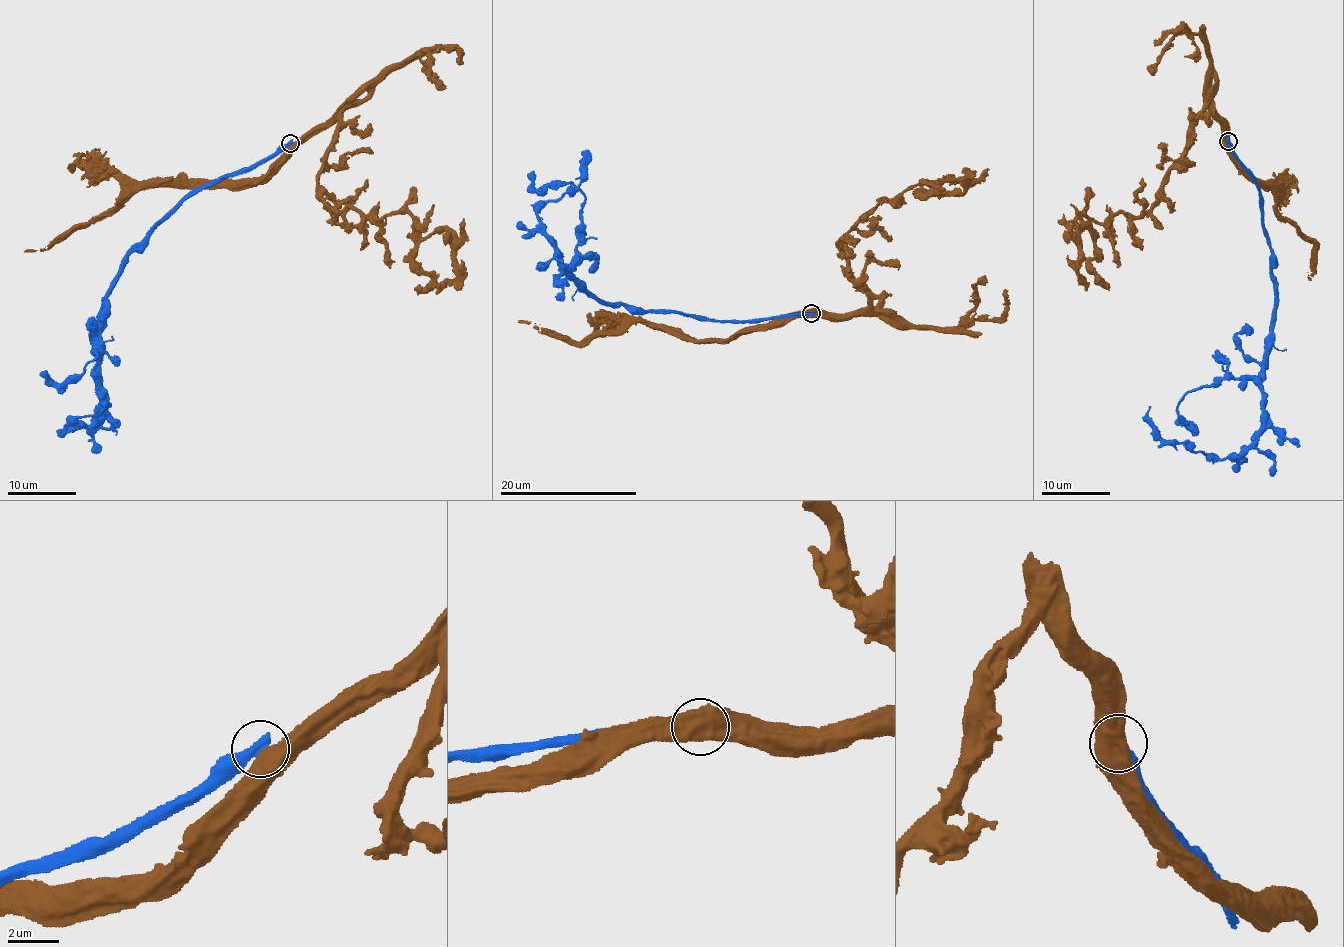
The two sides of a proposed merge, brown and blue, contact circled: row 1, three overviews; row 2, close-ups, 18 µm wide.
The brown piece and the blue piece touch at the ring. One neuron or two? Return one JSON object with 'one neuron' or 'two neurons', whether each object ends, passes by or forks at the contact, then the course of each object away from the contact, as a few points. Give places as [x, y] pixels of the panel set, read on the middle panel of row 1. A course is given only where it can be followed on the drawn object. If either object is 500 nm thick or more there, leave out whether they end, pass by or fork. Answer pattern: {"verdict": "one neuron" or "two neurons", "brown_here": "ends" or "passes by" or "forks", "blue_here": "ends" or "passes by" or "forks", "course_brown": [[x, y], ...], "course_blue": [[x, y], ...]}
{"verdict": "two neurons", "course_brown": [[812, 313], [868, 306], [843, 238], [882, 199], [934, 182], [939, 192], [966, 187], [961, 178], [937, 180]], "course_blue": [[812, 313], [699, 321], [602, 300], [560, 263], [556, 244], [537, 213], [577, 187], [585, 155], [590, 160]]}

